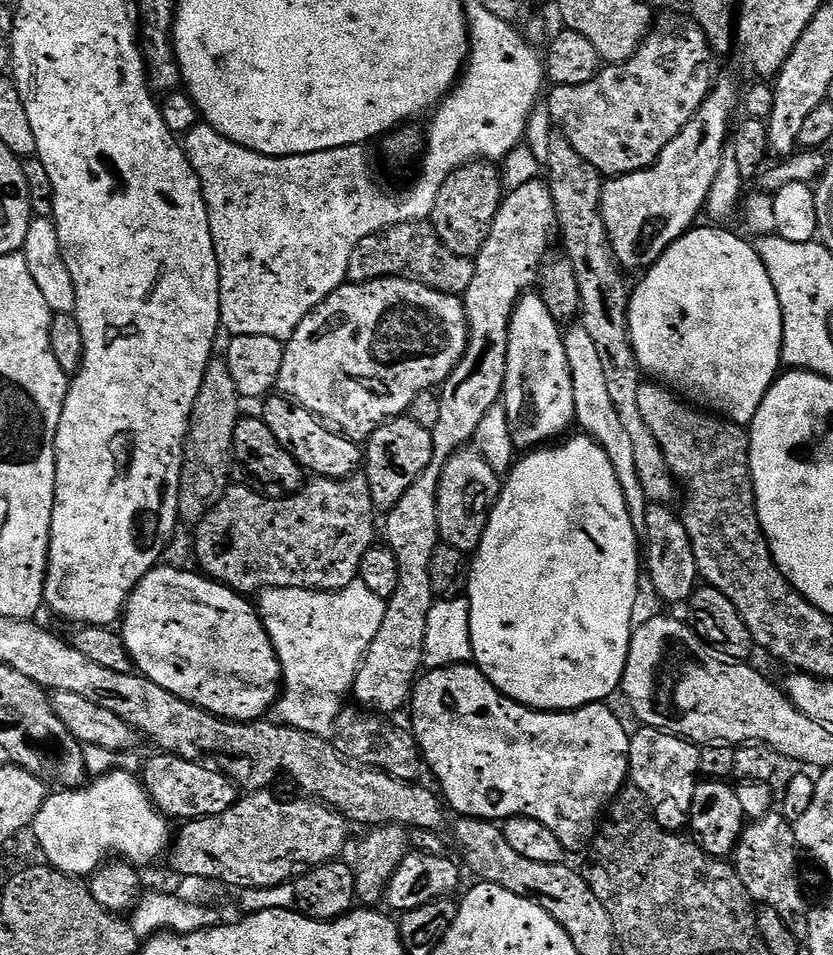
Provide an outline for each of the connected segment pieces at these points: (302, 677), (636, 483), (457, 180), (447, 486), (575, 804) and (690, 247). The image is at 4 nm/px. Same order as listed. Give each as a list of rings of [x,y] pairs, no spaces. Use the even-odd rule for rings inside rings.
[[[359,582],[337,592],[265,588],[258,600],[260,622],[272,642],[282,677],[282,695],[274,705],[275,719],[311,737],[327,737],[342,711],[340,699],[356,681],[360,661],[382,626],[385,601]]]
[[[582,330],[567,333],[564,349],[568,355],[568,365],[572,375],[575,423],[584,427],[581,429],[607,453],[612,461],[617,482],[624,491],[625,502],[628,503],[628,511],[632,514],[643,513],[646,501],[642,482],[638,478],[632,448],[624,445],[624,436],[620,433],[620,416],[616,413],[615,406],[612,405],[612,392],[608,389],[610,376],[606,371],[606,366],[602,362],[602,358],[598,358],[598,350],[594,350],[594,342],[590,342],[590,334],[586,334]]]
[[[491,163],[463,164],[454,174],[450,174],[450,178],[446,178],[442,190],[438,190],[438,202],[434,202],[430,217],[437,240],[454,254],[475,257],[484,245],[488,227],[500,209],[501,199],[501,173]]]
[[[465,446],[443,461],[436,481],[436,530],[440,544],[449,544],[454,550],[465,554],[475,553],[480,545],[484,527],[488,525],[488,514],[498,496],[498,474],[485,461],[479,451]]]
[[[465,662],[425,671],[417,679],[410,697],[410,732],[427,771],[429,768],[440,783],[443,803],[452,807],[457,817],[503,822],[512,816],[525,816],[542,822],[562,847],[572,850],[591,841],[602,813],[621,795],[620,787],[628,780],[630,736],[608,706],[601,702],[570,712],[538,712],[502,695],[479,668]]]
[[[708,226],[712,228],[693,227],[691,230],[680,236],[670,247],[656,259],[643,273],[644,281],[635,285],[628,302],[628,336],[632,340],[632,349],[636,355],[636,362],[639,371],[649,372],[653,381],[659,382],[663,387],[673,391],[677,396],[683,398],[687,403],[703,410],[709,414],[715,414],[721,420],[730,424],[741,426],[751,425],[753,418],[758,414],[770,386],[775,382],[778,373],[782,368],[780,358],[781,334],[784,323],[781,318],[780,303],[776,291],[770,282],[769,274],[760,261],[755,247],[744,236],[735,232],[723,232],[723,227]]]

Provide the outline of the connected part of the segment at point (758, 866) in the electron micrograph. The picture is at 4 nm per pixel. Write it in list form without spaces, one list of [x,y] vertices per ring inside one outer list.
[[[779,811],[767,812],[760,820],[751,821],[743,829],[734,851],[734,867],[742,886],[757,905],[781,910],[799,906],[796,852],[798,848],[793,825]]]

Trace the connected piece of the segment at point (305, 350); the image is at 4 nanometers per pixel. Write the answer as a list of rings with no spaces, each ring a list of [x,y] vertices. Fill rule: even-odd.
[[[382,276],[378,280],[371,280],[365,284],[345,282],[334,289],[318,307],[296,327],[294,334],[284,344],[284,357],[280,373],[276,379],[279,391],[293,404],[305,408],[313,416],[327,422],[333,429],[339,430],[349,440],[357,442],[367,441],[377,424],[391,420],[393,416],[402,416],[407,413],[410,402],[414,402],[416,393],[427,392],[443,385],[450,373],[456,369],[456,363],[464,357],[464,352],[470,343],[468,319],[464,316],[464,306],[460,296],[448,296],[428,288],[419,280],[403,276]]]

